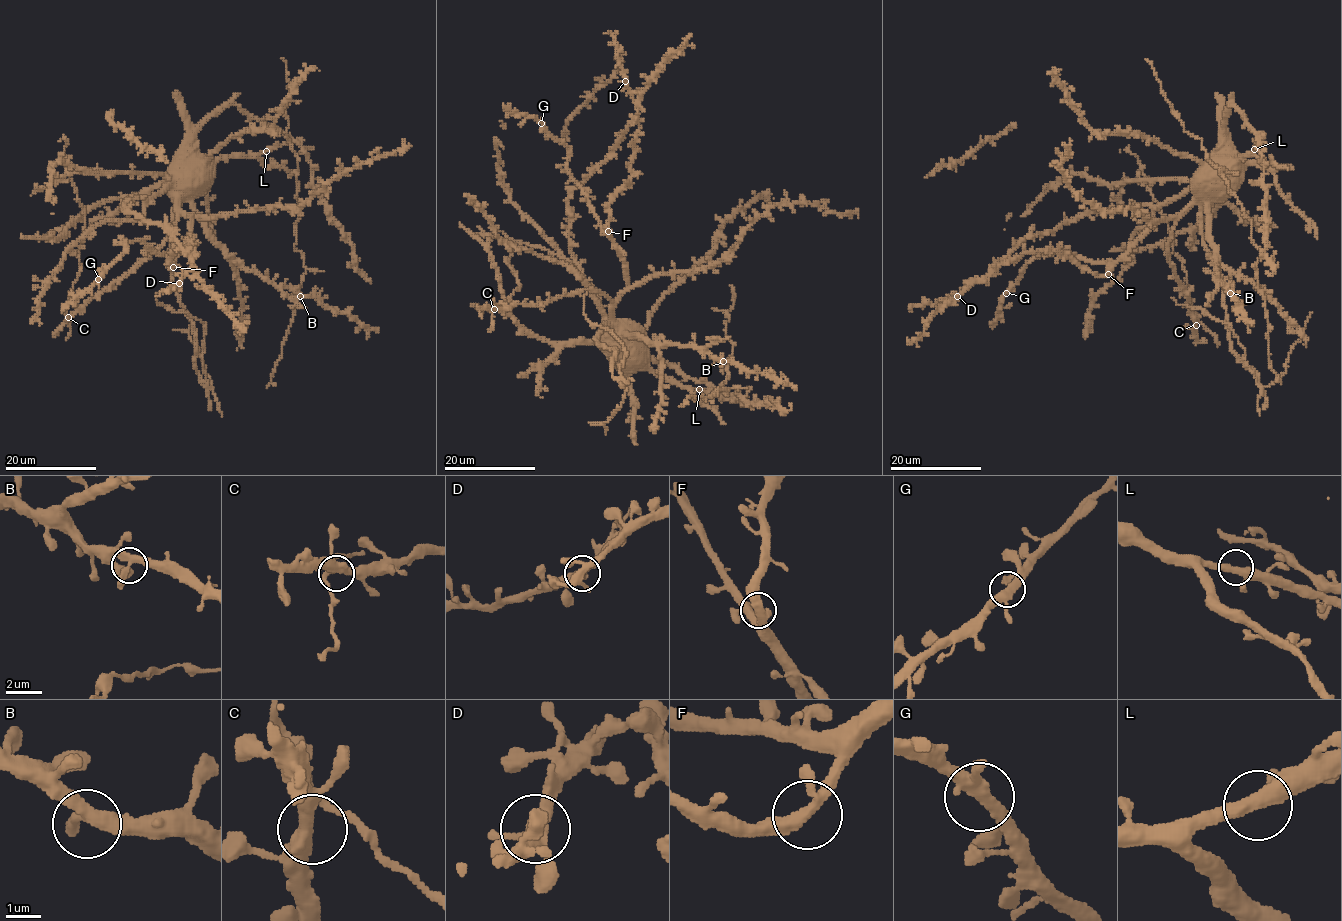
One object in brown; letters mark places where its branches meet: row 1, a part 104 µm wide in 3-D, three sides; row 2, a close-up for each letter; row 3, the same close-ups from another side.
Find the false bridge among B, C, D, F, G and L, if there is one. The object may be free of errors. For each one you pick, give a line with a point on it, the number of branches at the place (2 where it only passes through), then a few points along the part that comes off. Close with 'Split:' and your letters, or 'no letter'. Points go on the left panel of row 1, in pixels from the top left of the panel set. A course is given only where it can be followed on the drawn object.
Split: no letter

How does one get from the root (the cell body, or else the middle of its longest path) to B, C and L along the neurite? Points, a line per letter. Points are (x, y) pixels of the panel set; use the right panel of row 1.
B: (1210, 218), (1215, 277), (1230, 293)
C: (1210, 218), (1209, 206), (1195, 201), (1177, 221), (1168, 245), (1168, 258), (1186, 289), (1196, 325)
L: (1210, 218), (1209, 201), (1223, 184), (1229, 170), (1254, 149)

